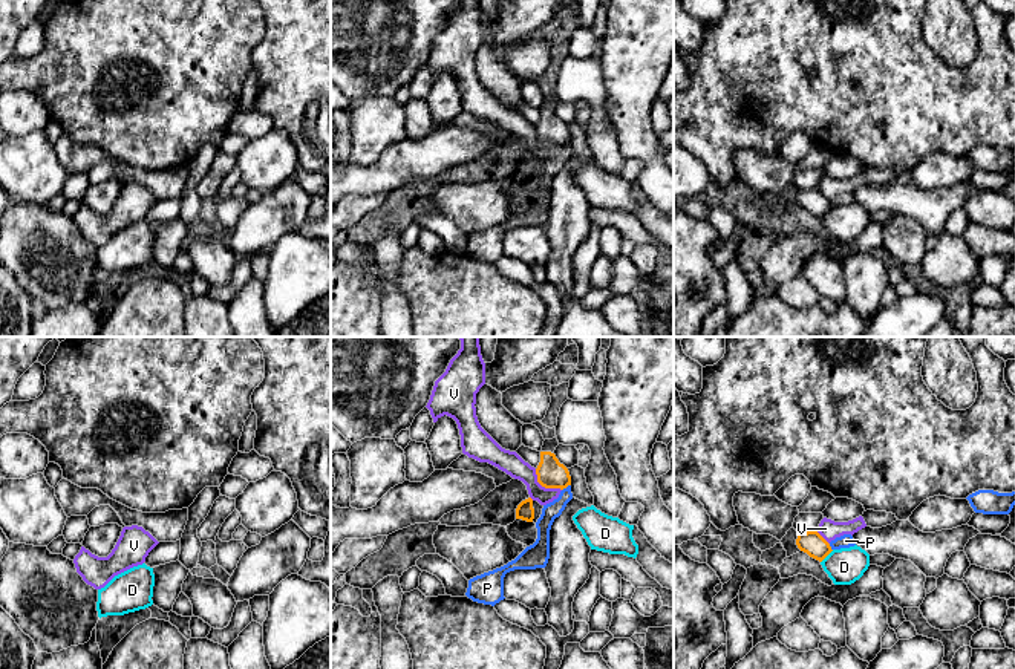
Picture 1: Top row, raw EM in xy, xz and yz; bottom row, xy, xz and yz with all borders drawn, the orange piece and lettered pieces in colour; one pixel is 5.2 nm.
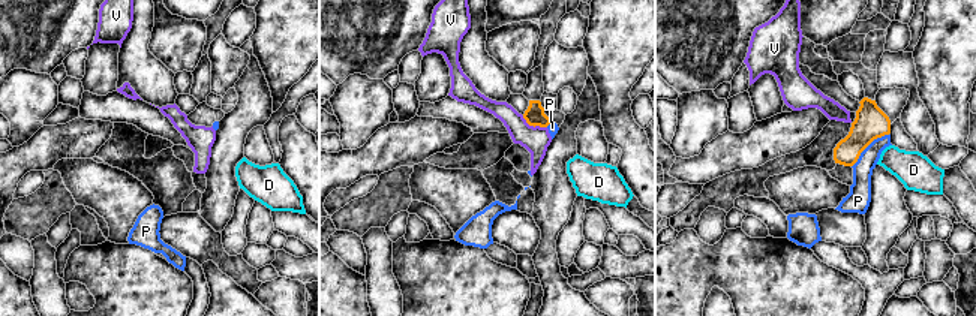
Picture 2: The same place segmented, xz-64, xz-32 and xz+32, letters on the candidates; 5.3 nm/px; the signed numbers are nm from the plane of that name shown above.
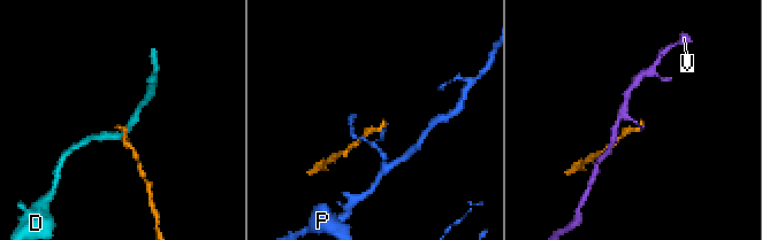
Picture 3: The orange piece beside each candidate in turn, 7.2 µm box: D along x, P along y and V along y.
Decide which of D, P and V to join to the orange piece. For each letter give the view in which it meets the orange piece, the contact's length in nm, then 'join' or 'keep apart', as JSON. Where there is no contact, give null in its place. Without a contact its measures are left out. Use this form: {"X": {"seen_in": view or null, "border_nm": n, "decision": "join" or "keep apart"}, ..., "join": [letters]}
{"D": {"seen_in": "yz", "border_nm": 100, "decision": "keep apart"}, "P": {"seen_in": "xz", "border_nm": 60, "decision": "keep apart"}, "V": {"seen_in": "xz", "border_nm": 180, "decision": "keep apart"}, "join": []}

